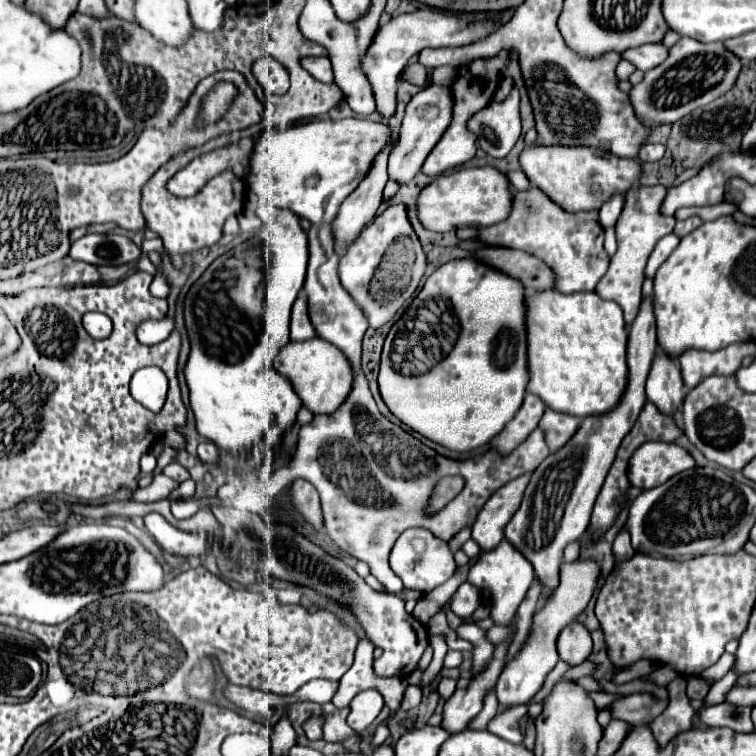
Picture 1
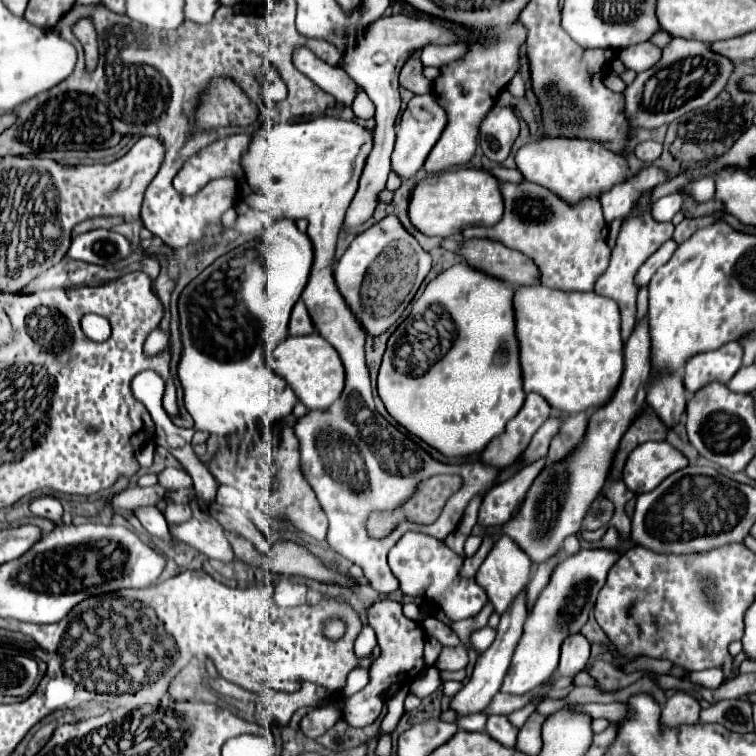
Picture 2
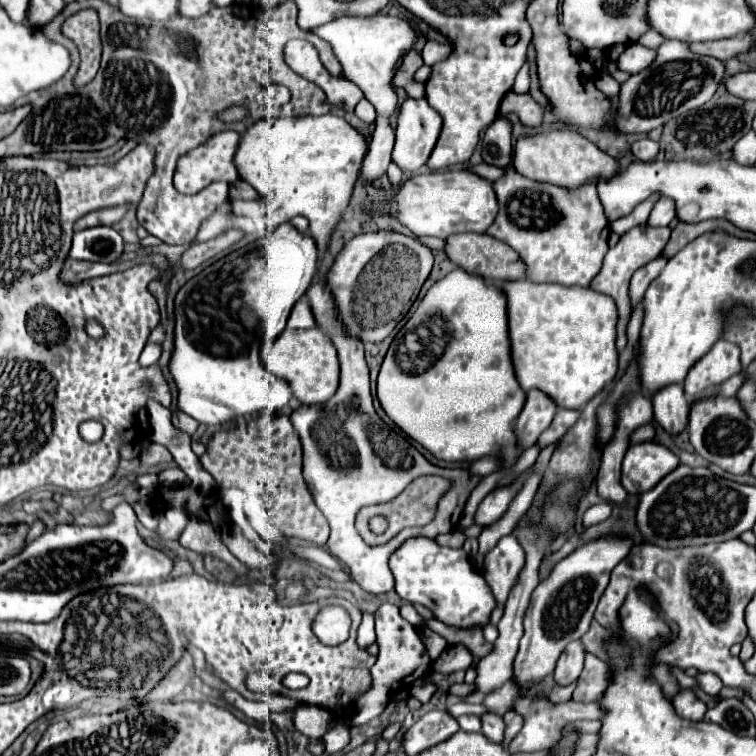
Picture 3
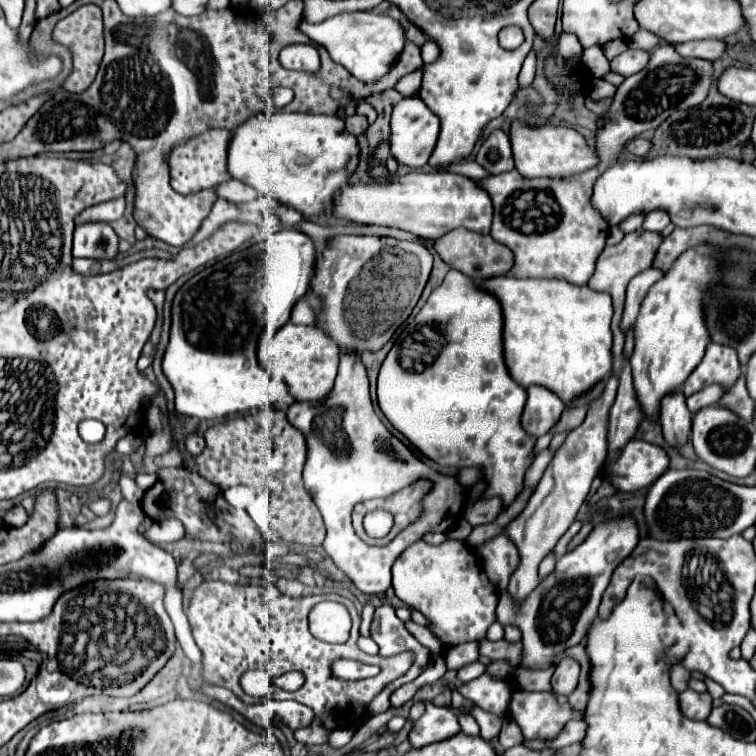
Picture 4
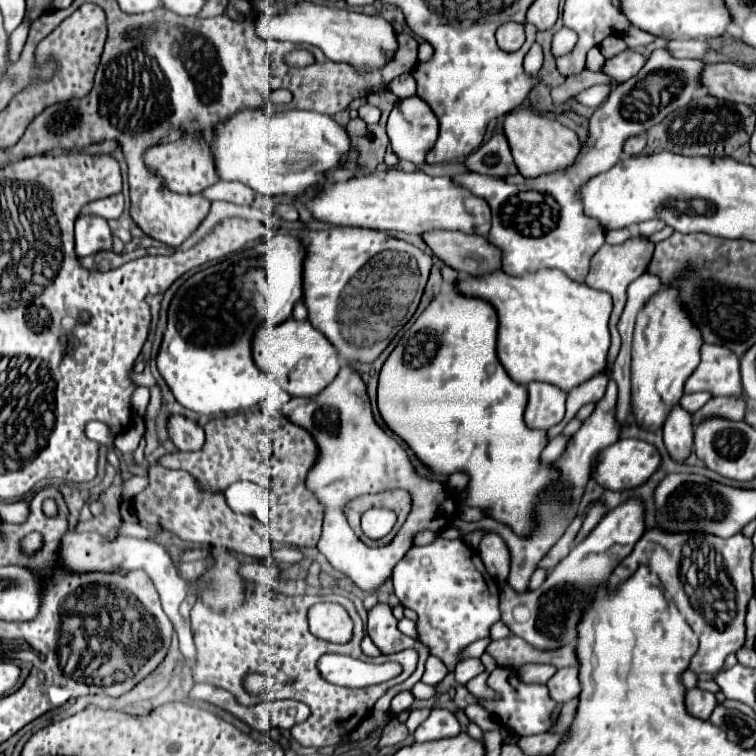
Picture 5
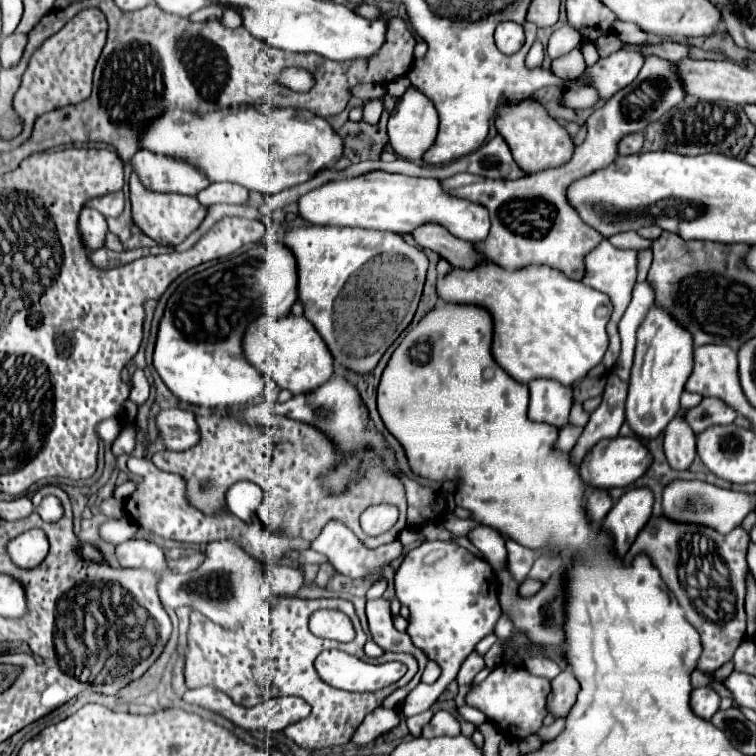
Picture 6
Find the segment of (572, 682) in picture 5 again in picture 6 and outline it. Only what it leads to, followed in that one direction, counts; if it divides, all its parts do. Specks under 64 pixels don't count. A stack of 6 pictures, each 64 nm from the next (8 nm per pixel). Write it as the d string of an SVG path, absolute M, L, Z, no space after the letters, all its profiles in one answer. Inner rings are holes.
M564 670L562 674L558 674L552 680L552 692L548 694L548 712L558 720L564 718L572 704L576 702L576 692L578 692L578 684L576 678L572 676L572 672Z

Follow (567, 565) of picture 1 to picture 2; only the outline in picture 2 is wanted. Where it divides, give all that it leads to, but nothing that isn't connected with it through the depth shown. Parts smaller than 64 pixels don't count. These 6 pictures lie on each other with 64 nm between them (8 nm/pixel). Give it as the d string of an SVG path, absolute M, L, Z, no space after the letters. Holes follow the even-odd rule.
M580 548L576 554L564 558L552 572L548 586L536 598L530 616L524 624L524 634L514 652L510 670L504 678L502 692L526 694L548 680L558 664L560 646L570 634L578 634L588 622L590 610L596 604L596 596L606 584L608 570L620 558L618 552L606 548Z

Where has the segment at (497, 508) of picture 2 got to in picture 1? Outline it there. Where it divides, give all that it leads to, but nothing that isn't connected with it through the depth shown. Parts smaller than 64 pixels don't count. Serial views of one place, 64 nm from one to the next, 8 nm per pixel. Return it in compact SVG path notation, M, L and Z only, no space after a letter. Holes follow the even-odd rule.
M526 472L524 476L518 476L504 484L486 500L486 504L478 512L472 526L472 538L480 544L482 550L492 550L504 538L502 528L514 516L516 508L520 508L530 476L532 472Z

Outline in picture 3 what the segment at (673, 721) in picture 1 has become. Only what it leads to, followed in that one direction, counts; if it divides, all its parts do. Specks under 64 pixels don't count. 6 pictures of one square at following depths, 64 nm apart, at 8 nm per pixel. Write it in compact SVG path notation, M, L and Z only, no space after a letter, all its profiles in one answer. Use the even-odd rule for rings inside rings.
M682 690L678 692L674 698L674 708L676 712L686 718L686 720L702 720L704 714L706 714L706 702L702 702L692 690Z

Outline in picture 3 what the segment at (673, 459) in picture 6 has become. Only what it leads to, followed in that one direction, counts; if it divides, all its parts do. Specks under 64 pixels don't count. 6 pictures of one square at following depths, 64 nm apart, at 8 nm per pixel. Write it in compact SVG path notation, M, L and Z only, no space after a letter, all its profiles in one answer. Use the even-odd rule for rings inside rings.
M670 384L652 396L654 420L672 436L678 436L688 426L690 406L684 398L684 390L678 384Z

